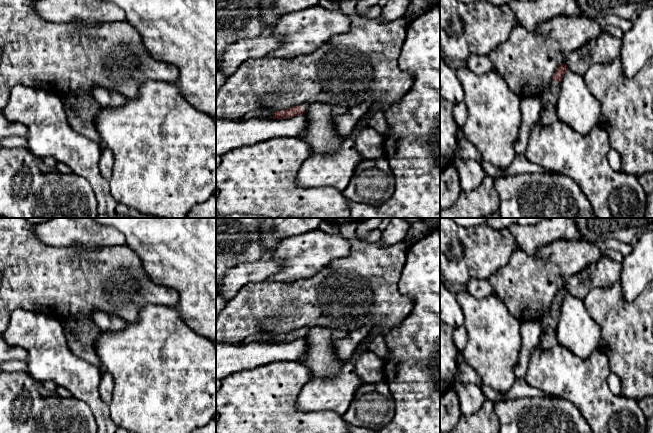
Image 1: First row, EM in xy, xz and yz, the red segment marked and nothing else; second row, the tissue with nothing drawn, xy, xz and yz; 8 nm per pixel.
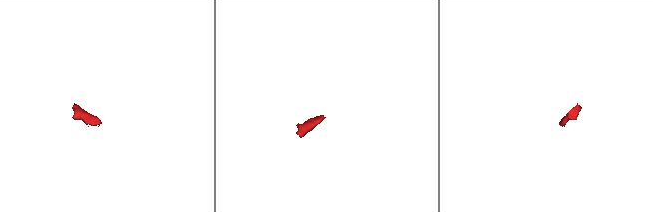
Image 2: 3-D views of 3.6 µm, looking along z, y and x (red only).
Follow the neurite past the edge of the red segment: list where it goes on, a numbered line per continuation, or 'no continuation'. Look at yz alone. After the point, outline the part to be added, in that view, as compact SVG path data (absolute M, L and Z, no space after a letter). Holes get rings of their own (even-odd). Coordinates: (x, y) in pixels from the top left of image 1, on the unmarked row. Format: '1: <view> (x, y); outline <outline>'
1: yz (548, 338); outline M552 304L549 311L539 321L541 325L539 346L542 349L550 349L557 344L556 328L560 310L559 306Z

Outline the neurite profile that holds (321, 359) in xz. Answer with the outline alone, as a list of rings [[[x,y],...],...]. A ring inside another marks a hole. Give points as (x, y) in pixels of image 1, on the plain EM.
[[[323,327],[310,328],[306,336],[307,353],[298,361],[312,372],[312,379],[335,378],[343,366],[337,359],[335,344],[346,332]]]

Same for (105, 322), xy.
[[[95,310],[92,319],[101,332],[116,332],[122,330],[127,322],[118,316]]]

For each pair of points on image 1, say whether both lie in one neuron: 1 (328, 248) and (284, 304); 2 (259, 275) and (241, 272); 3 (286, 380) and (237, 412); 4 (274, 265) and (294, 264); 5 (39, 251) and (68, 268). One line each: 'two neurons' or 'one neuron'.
1: two neurons
2: one neuron
3: one neuron
4: two neurons
5: one neuron

